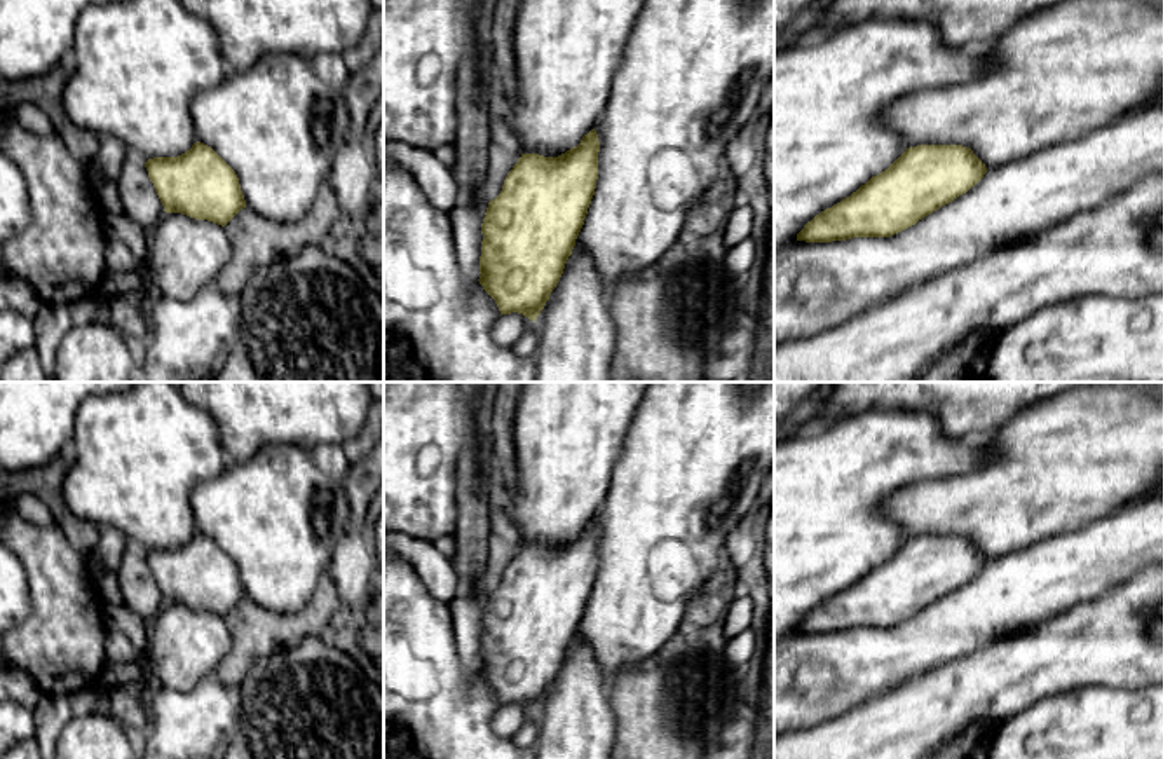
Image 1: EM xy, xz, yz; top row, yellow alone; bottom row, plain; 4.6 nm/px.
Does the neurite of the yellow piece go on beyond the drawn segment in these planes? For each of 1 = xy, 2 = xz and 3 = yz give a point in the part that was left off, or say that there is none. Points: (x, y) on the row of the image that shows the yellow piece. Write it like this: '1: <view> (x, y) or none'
1: none
2: none
3: none

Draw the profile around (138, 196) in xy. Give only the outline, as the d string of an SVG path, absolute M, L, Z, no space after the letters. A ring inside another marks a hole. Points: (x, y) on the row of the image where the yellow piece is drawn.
M129 152L117 185L124 213L150 232L166 211L148 178L145 162L143 155Z

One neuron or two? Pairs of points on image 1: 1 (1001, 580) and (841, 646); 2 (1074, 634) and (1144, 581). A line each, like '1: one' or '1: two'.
1: one
2: one

